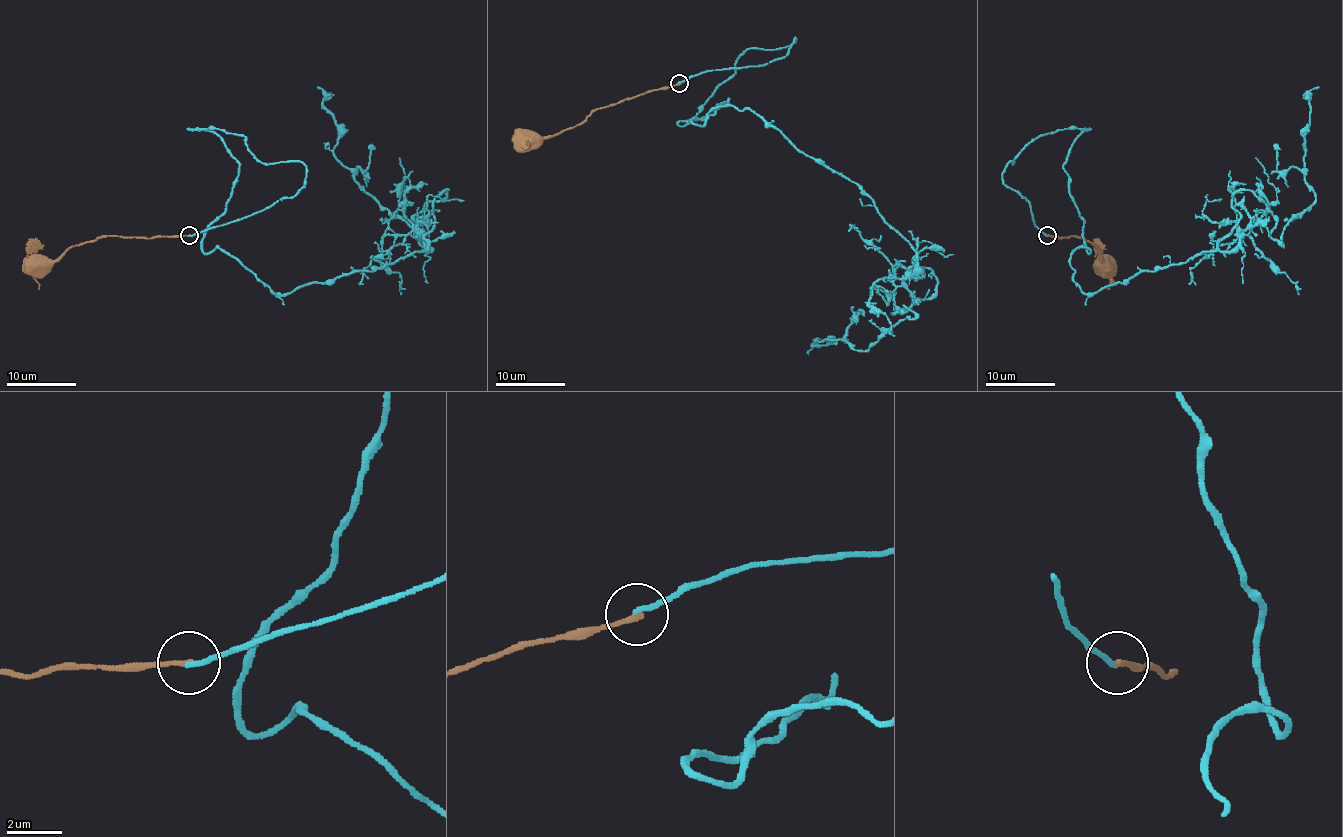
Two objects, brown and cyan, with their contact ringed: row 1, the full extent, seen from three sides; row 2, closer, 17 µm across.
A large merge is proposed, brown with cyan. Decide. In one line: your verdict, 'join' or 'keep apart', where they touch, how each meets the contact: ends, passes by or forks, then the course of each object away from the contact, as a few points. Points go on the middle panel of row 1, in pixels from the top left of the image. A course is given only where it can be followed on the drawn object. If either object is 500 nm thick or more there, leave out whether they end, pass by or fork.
keep apart; place (679, 83); brown ends; cyan ends; course brown (679, 83), (596, 108), (580, 123), (545, 137), (531, 137), (526, 146), (528, 141); course cyan (679, 82), (795, 38), (749, 49), (691, 120), (750, 109), (915, 252), (914, 318), (808, 355)

